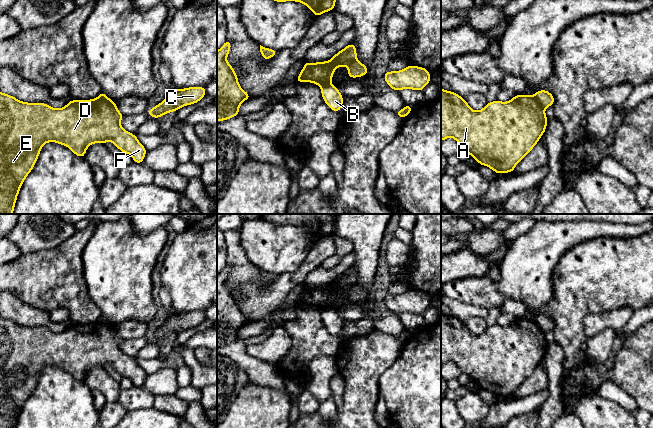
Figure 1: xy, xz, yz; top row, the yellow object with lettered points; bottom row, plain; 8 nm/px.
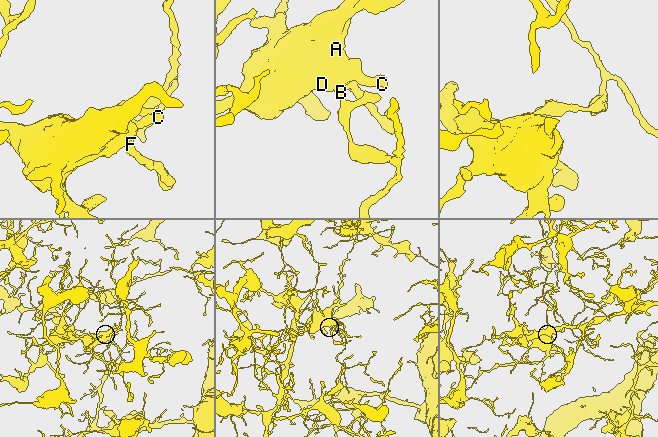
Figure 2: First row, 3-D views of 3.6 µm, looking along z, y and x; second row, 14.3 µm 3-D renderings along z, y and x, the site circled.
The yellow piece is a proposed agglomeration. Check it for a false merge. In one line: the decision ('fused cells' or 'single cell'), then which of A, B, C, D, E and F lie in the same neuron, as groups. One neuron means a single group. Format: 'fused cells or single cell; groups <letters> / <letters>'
fused cells; groups A C D E F / B

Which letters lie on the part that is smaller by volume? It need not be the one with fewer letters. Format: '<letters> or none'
B

